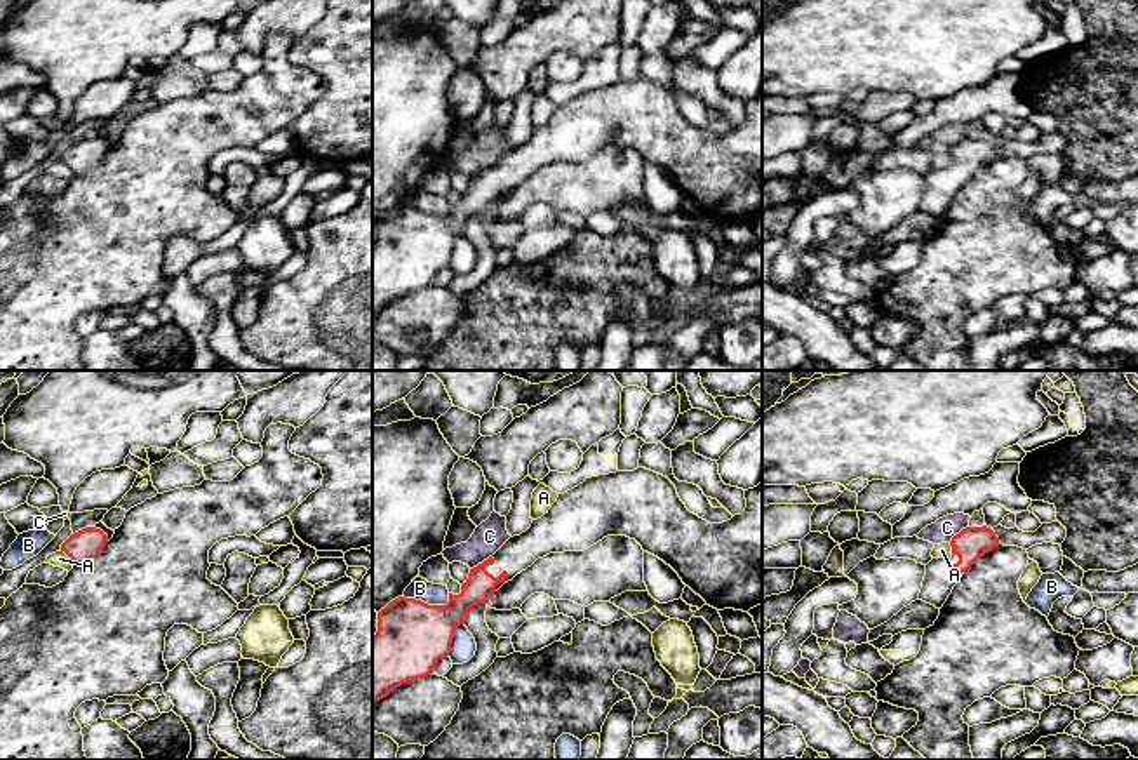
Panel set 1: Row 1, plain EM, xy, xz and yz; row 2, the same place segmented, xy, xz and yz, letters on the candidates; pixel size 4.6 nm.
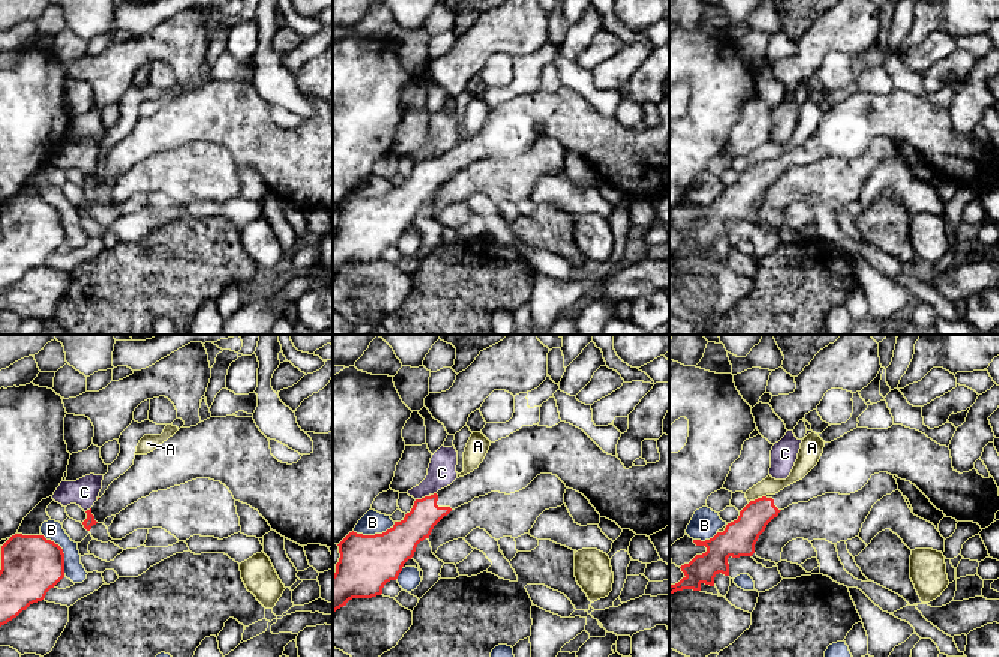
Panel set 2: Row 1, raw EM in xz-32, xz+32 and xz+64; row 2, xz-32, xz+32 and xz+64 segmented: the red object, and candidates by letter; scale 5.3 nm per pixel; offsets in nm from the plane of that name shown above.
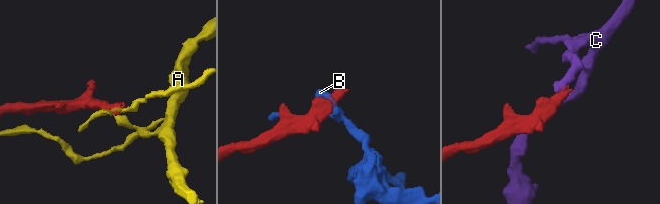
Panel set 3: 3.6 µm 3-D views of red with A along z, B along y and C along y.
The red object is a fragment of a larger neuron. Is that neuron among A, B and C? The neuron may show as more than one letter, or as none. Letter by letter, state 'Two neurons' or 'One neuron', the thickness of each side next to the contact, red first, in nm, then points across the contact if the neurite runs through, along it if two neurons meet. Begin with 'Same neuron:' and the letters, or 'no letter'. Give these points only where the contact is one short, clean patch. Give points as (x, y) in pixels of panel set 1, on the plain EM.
Same neuron: no letter
A: Two neurons. Thickness 140 nm (red) against 80 nm. Boundary: xy (60, 160), (75, 173)
B: Two neurons. Thickness 320 nm (red) against 100 nm. Boundary: xz (402, 206), (428, 214), (446, 214), (449, 211)
C: Two neurons. Thickness 140 nm (red) against 150 nm. Boundary: xz (491, 166), (470, 180)

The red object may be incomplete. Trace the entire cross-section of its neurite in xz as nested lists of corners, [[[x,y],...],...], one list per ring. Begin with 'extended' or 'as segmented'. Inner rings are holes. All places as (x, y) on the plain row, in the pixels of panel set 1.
extended; [[[646,78],[590,87],[559,104],[552,118],[520,146],[510,148],[492,167],[470,179],[461,203],[449,203],[445,216],[428,216],[398,207],[378,223],[372,247],[372,315],[405,292],[433,283],[438,270],[449,266],[454,242],[465,235],[473,216],[489,209],[517,184],[550,163],[585,162],[607,146],[635,150],[644,162],[670,176],[682,193],[706,216],[748,223],[762,214],[762,94],[745,101],[746,118],[722,134],[708,134],[691,123],[675,96]]]

